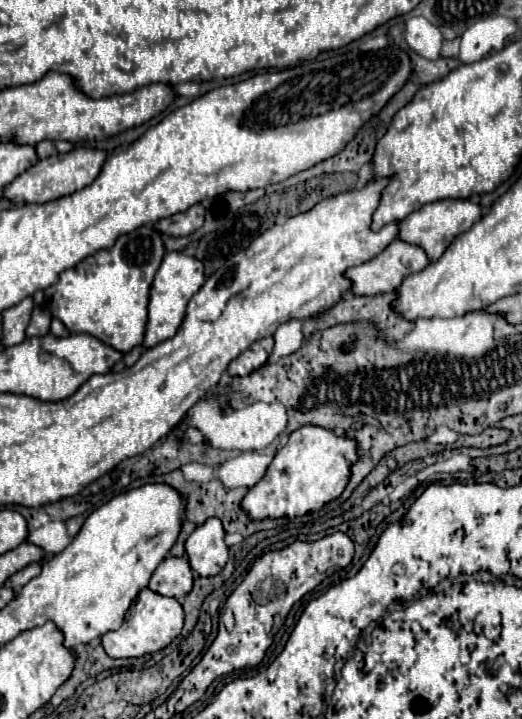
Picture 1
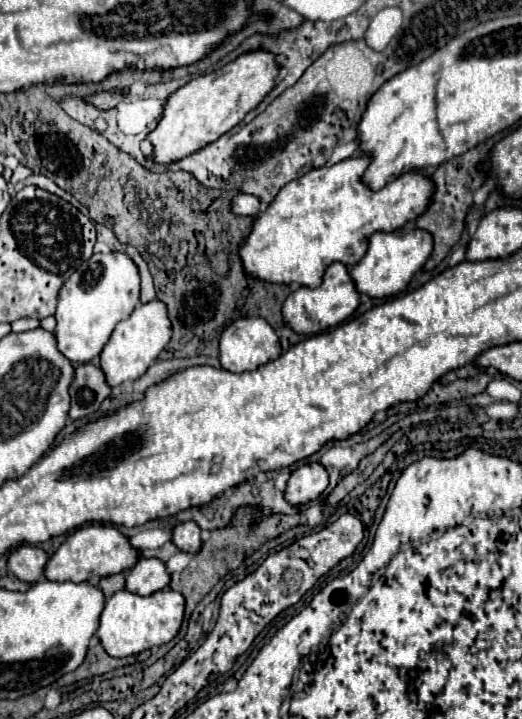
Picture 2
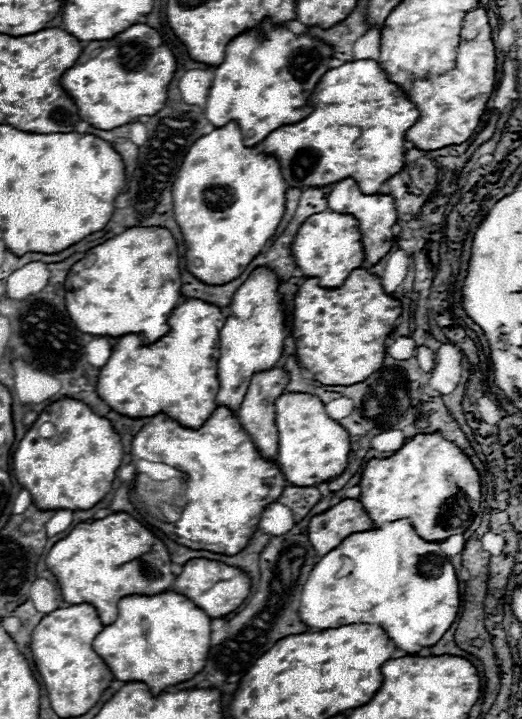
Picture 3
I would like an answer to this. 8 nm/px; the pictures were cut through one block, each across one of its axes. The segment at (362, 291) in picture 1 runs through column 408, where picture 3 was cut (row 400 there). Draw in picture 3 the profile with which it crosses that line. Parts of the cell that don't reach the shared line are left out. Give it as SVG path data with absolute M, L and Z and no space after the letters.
M272 368L268 372L260 372L260 374L252 376L252 384L244 396L240 410L236 412L240 424L250 434L254 446L266 460L276 458L278 432L276 432L276 422L274 422L274 400L276 400L276 396L280 396L280 392L286 392L286 384L288 384L288 374L282 368Z

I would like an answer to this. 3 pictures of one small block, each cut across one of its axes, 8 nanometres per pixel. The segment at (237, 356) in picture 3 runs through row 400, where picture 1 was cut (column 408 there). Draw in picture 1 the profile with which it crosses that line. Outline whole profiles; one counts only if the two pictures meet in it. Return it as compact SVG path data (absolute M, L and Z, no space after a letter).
M446 198L446 200L438 200L432 204L426 204L424 208L420 208L418 212L412 212L408 218L404 218L400 222L400 236L404 242L416 244L420 248L424 248L424 252L428 254L428 258L432 262L436 262L444 250L450 246L450 242L472 228L474 222L478 222L482 218L482 208L480 204L474 204L472 200L460 200L460 198Z

